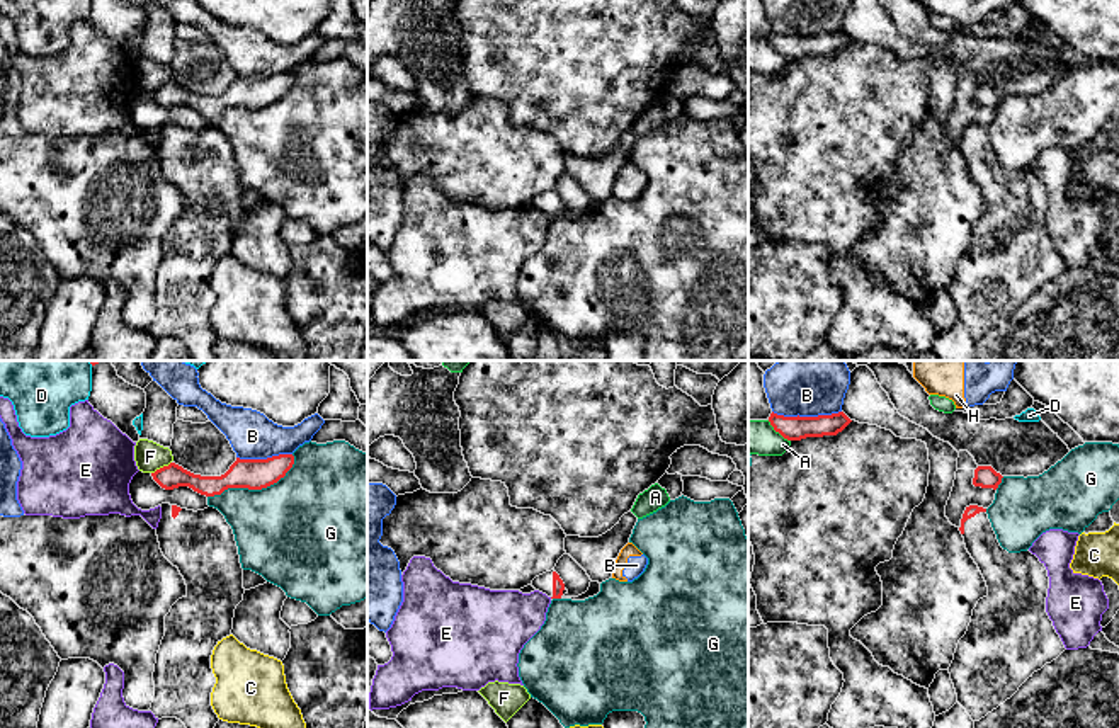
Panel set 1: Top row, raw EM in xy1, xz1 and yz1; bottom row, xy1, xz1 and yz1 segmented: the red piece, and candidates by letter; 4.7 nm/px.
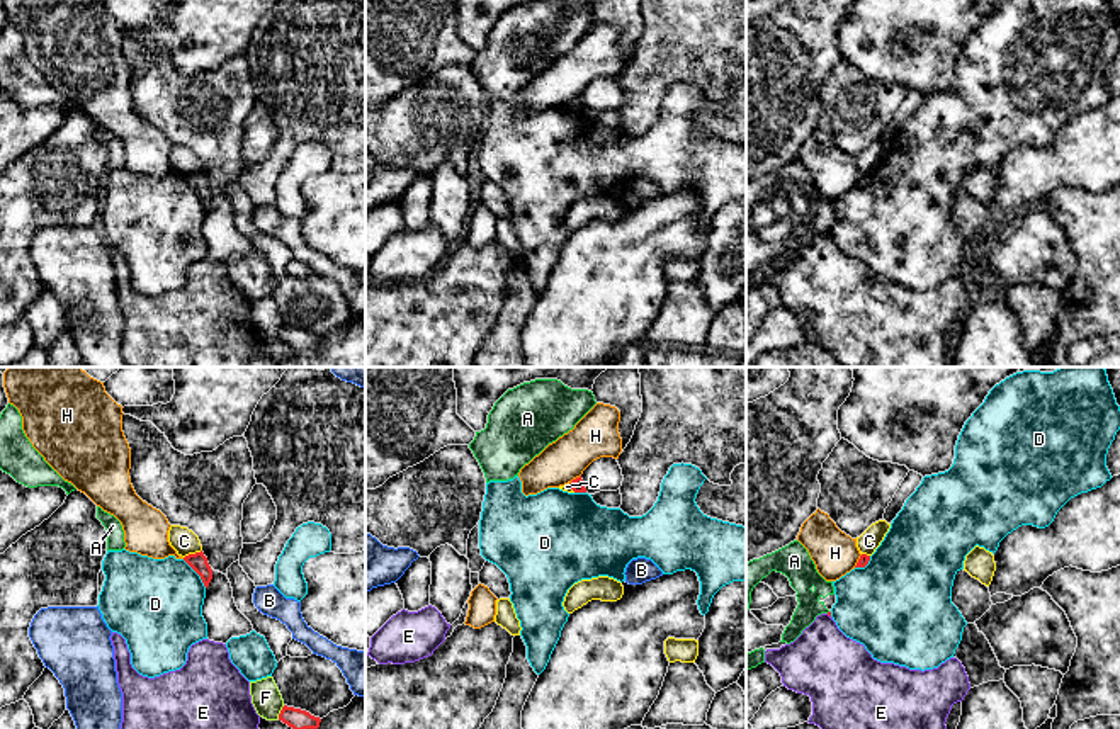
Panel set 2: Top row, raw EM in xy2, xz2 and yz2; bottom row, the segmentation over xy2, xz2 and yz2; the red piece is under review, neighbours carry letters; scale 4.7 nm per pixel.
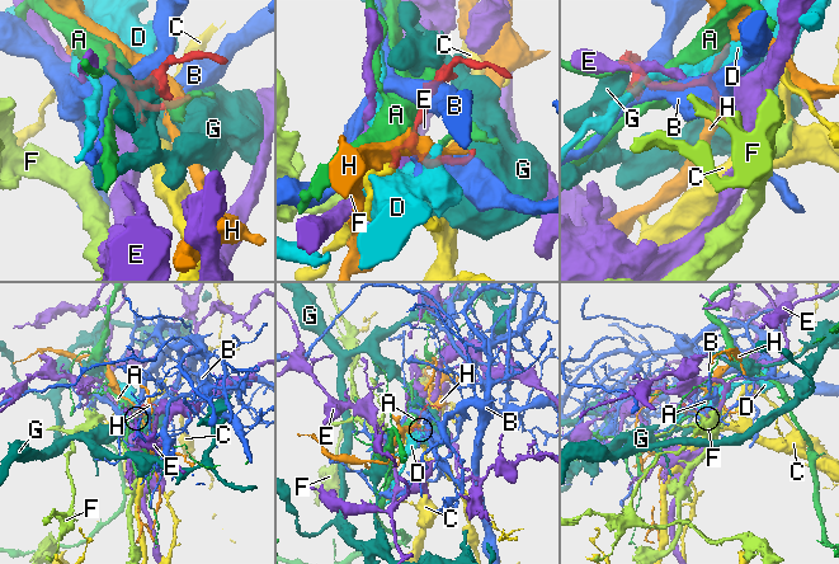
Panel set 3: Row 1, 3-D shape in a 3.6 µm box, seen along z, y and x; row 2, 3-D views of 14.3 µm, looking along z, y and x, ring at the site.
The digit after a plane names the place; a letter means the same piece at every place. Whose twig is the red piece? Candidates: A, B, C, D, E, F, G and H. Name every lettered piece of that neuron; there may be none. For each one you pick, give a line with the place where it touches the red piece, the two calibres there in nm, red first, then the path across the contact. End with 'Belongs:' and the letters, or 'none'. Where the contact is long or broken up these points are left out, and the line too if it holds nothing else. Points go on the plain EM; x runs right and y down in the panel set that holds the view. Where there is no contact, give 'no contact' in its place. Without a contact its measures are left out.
Belongs: none

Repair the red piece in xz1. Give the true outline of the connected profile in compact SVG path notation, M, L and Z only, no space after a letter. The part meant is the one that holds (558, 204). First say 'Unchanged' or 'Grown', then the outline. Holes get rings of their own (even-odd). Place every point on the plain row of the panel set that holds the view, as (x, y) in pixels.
Grown. M551 189L546 191L539 196L536 196L532 199L532 206L542 213L546 213L551 218L571 218L571 219L585 219L588 216L594 216L600 211L600 202L599 201L590 201L590 206L585 213L578 214L578 216L568 216L568 209L565 208L563 199L560 197L560 194Z

